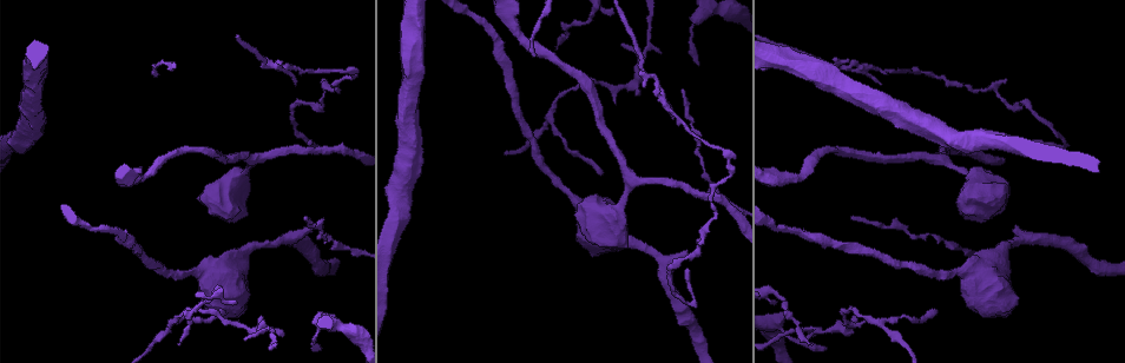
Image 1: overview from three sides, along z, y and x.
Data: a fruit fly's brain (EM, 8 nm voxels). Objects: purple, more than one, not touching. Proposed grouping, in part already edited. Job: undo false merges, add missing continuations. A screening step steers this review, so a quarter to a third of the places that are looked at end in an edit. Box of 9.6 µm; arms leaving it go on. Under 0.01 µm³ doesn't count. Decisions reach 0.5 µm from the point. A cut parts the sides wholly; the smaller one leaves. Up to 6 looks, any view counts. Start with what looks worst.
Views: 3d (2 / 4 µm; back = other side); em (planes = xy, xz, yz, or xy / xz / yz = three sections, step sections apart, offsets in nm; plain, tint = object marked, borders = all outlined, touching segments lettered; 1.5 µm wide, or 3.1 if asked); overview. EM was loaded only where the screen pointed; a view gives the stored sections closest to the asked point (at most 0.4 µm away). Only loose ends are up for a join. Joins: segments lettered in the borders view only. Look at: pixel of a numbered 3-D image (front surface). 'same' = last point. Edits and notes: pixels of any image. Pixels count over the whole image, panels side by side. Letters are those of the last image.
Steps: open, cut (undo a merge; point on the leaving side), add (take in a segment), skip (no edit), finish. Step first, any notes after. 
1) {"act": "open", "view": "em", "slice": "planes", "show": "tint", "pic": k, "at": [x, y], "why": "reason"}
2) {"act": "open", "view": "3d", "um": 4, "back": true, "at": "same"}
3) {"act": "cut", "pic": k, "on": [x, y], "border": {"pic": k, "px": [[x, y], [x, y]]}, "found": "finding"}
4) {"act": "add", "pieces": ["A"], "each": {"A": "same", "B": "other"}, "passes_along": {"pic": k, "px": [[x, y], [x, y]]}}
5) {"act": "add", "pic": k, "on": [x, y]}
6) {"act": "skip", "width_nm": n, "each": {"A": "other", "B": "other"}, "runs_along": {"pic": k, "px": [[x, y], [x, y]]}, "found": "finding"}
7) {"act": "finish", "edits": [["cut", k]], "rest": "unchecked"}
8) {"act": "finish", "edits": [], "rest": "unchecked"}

{"act": "open", "view": "em", "slice": "planes", "show": "borders", "pic": 1, "at": [685, 255], "why": "free end"}

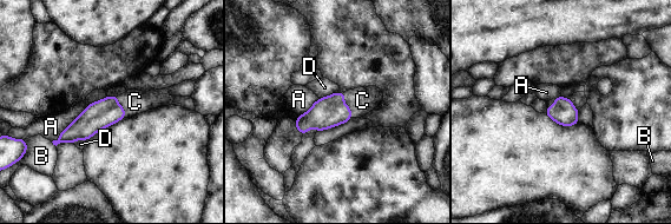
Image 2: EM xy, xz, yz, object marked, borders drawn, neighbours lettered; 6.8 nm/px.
{"act": "add", "pieces": ["C"], "each": {"A": "other", "B": "other", "C": "same", "D": "other"}, "passes_along": {"pic": 2, "px": [[327, 112], [347, 106], [362, 100]]}, "found": "it goes on there"}

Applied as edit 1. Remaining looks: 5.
{"act": "open", "view": "em", "slice": "yz", "step": 4, "show": "tint", "pic": 1, "at": [245, 338]}

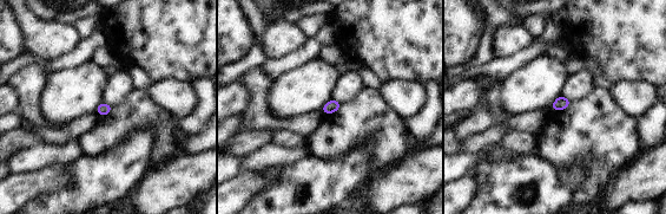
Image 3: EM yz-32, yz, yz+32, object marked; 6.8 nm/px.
{"act": "open", "view": "em", "slice": "planes", "show": "borders", "at": "same", "why": "another direction"}

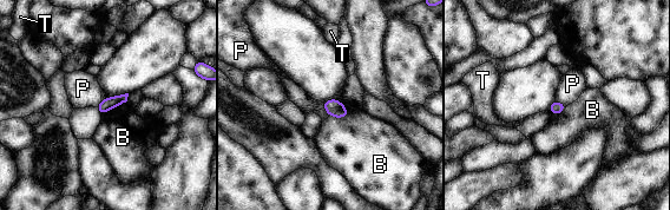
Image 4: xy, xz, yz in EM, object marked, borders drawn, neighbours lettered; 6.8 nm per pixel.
{"act": "skip", "each": {"B": "other", "P": "other", "T": "other"}, "found": "none of them fits"}

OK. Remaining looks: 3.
{"act": "open", "view": "em", "slice": "xy", "step": 4, "show": "borders", "pic": 1, "at": [242, 218]}

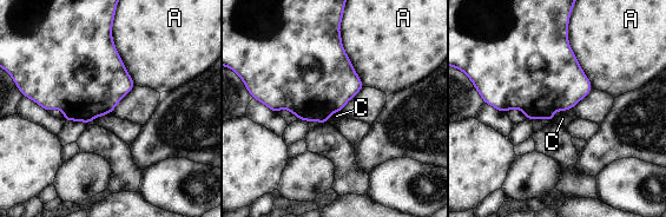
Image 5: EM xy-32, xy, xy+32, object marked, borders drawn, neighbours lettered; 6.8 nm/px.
{"act": "skip", "each": {"A": "other", "C": "other"}, "border": {"pic": 5, "px": [[572, 107], [556, 111], [552, 122]]}, "found": "no lettered segment goes on from it"}

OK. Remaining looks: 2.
{"act": "finish", "edits": [["add", 2]], "rest": "unchecked"}

